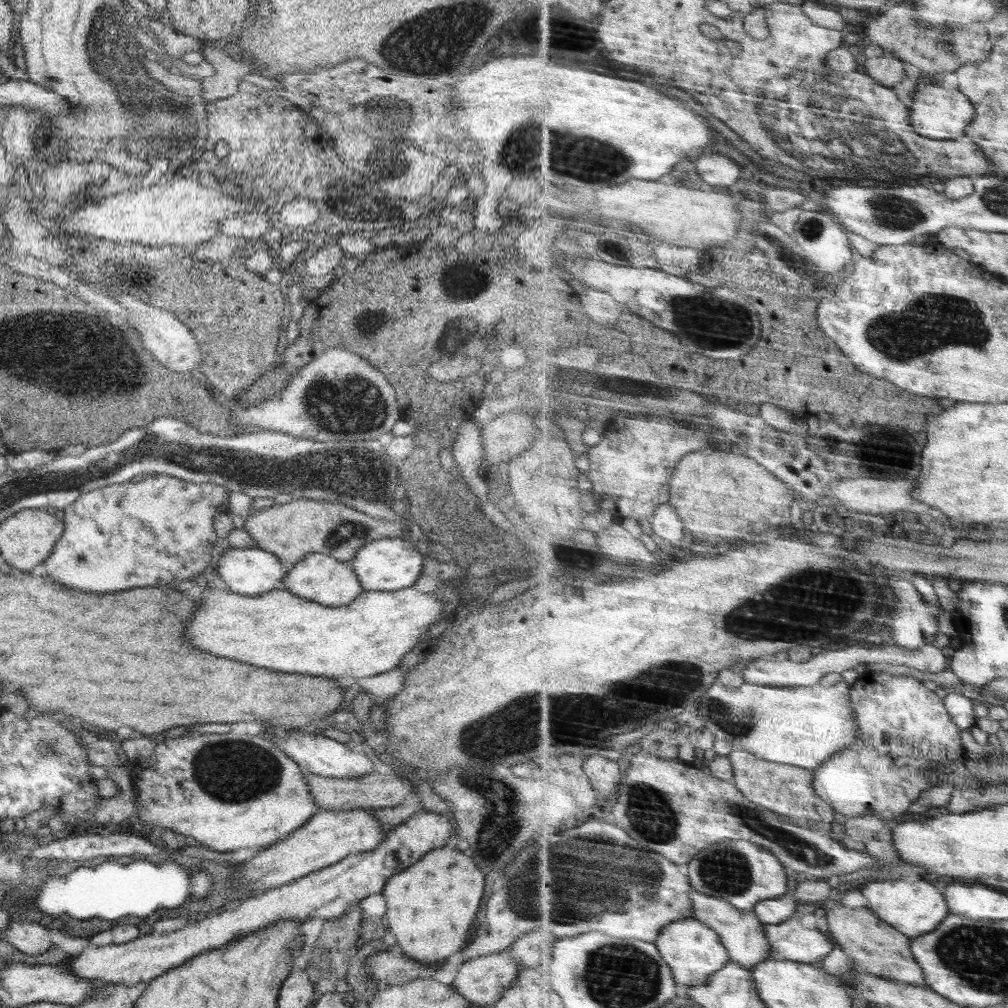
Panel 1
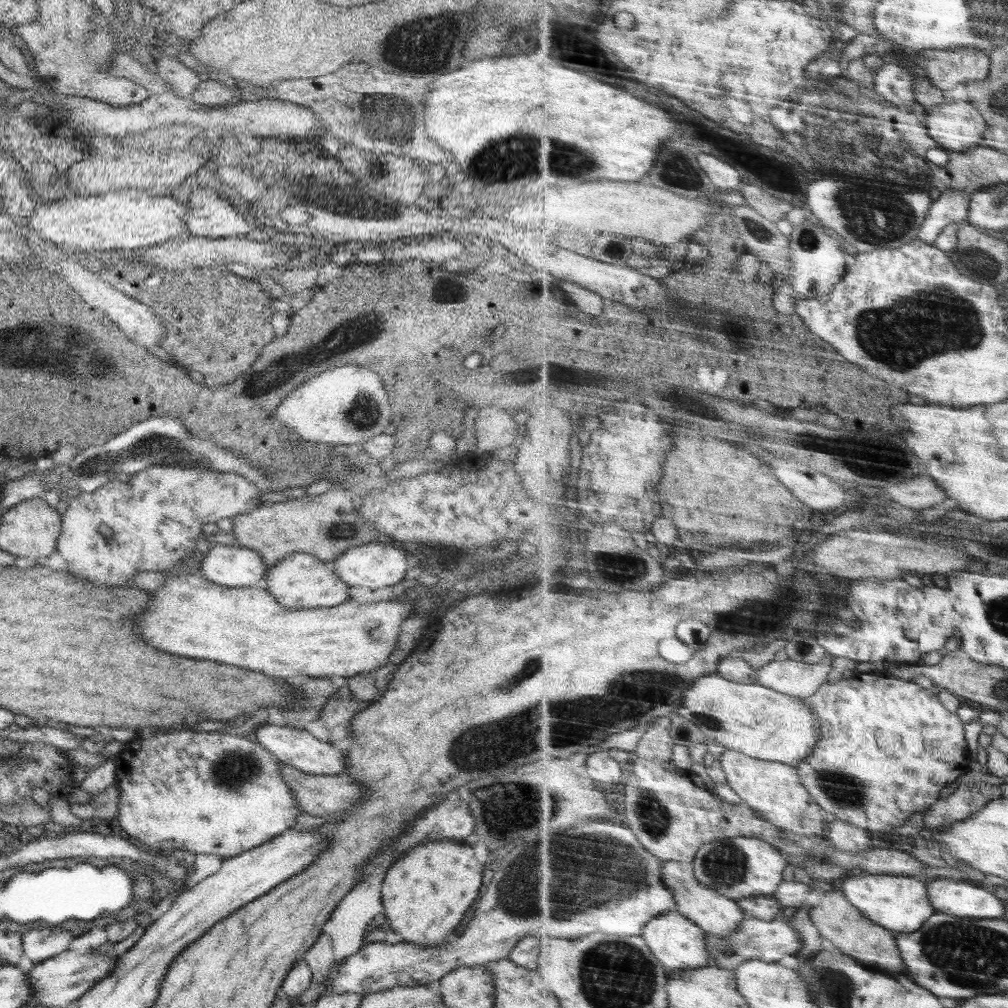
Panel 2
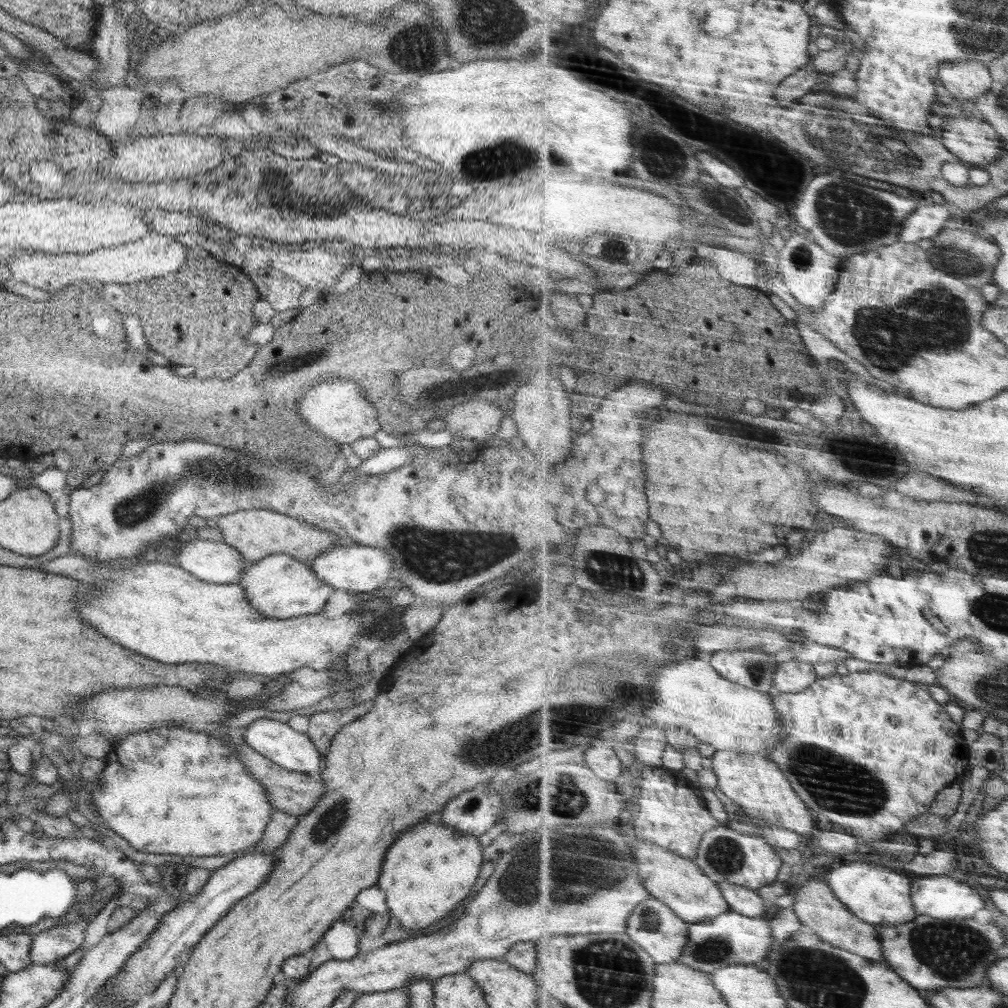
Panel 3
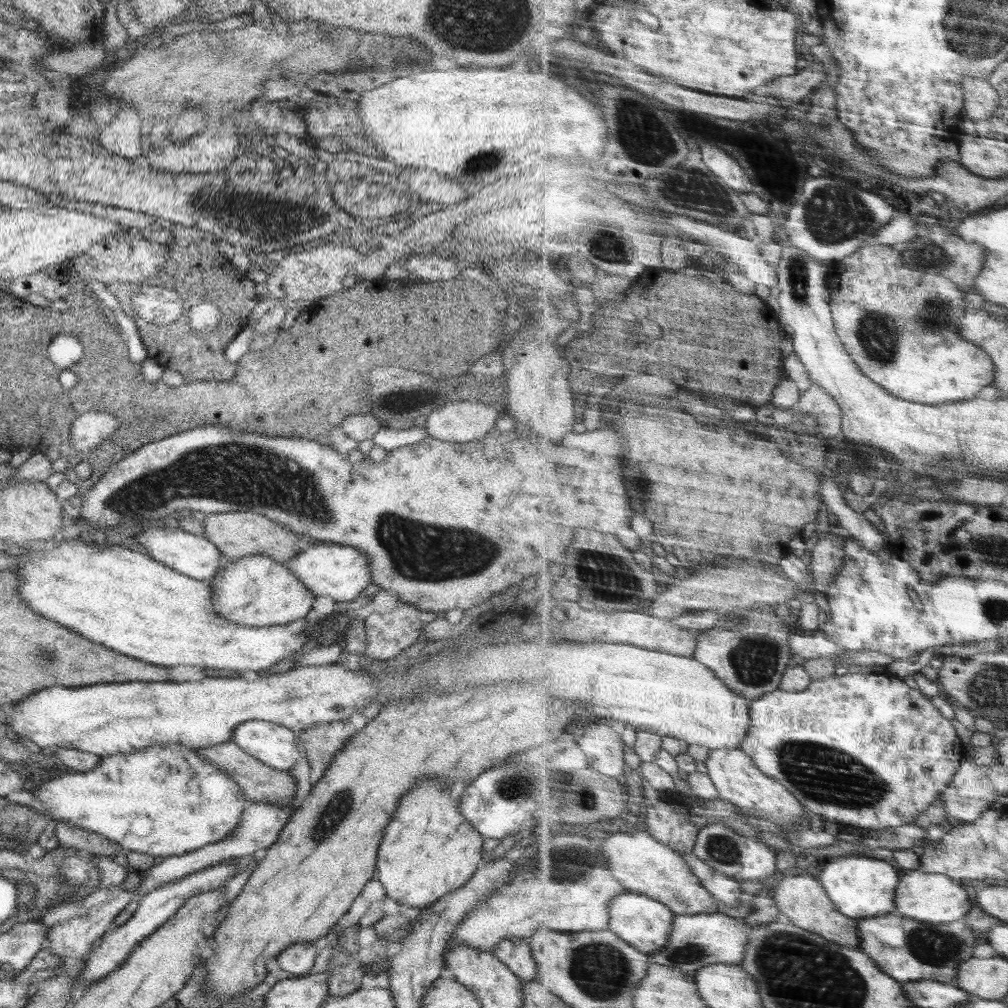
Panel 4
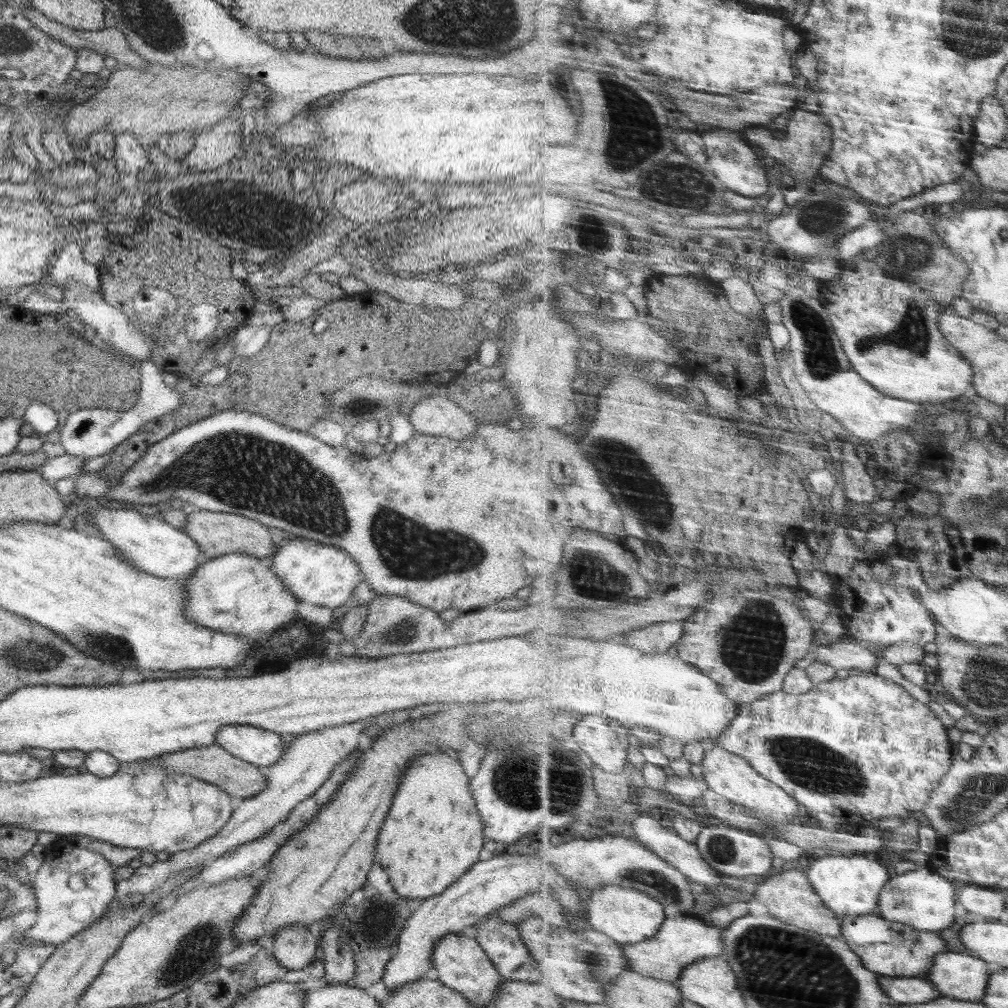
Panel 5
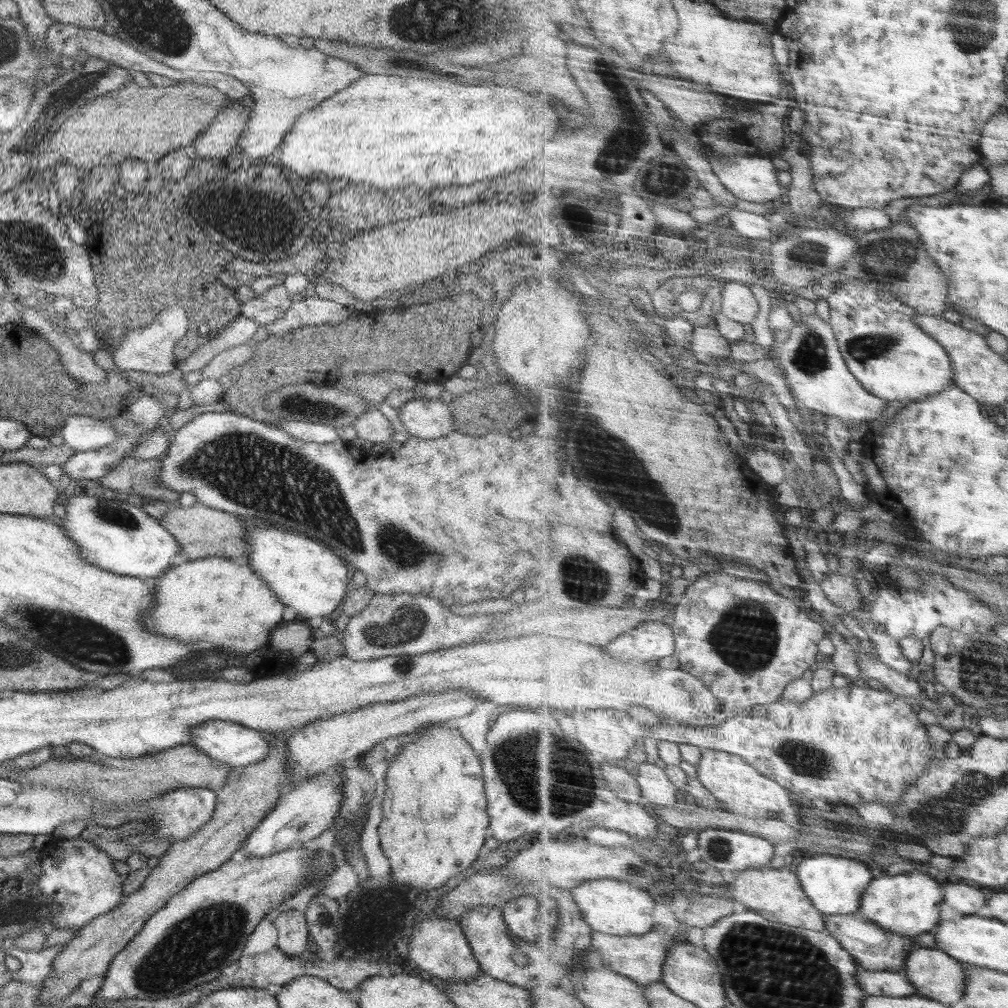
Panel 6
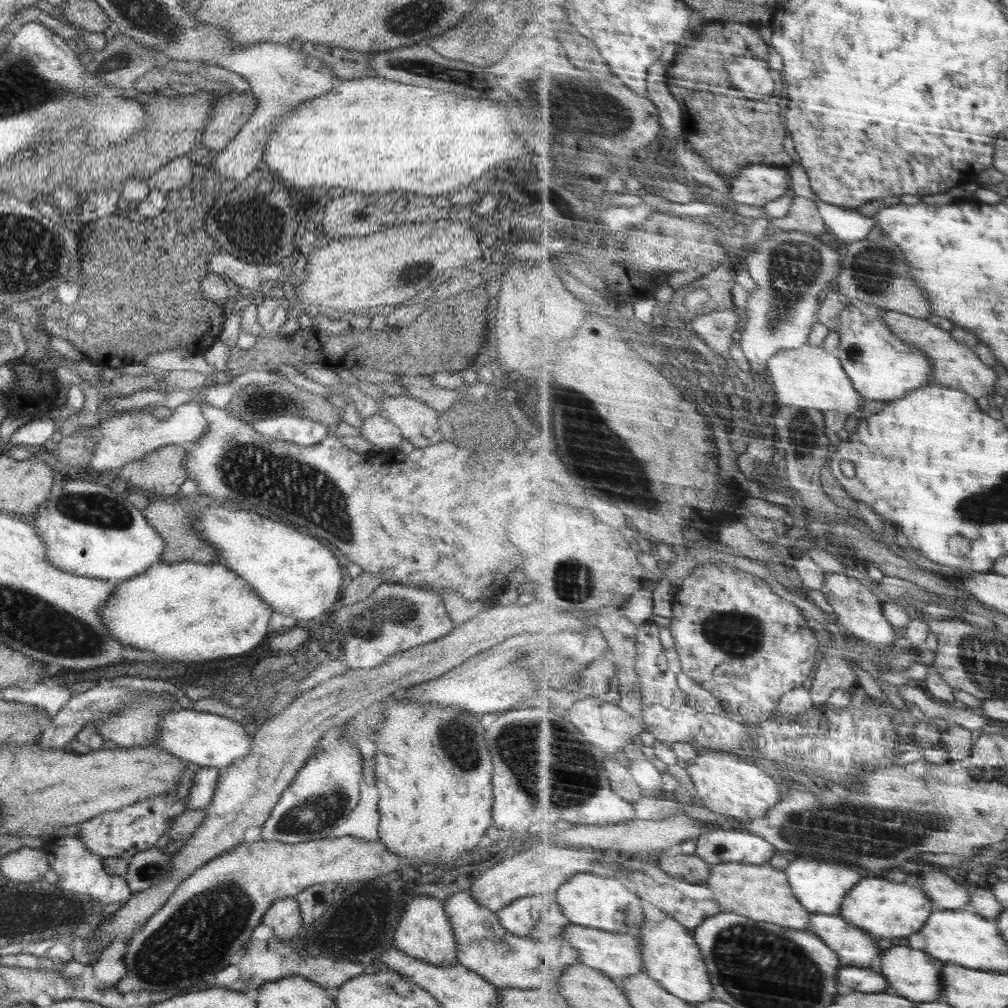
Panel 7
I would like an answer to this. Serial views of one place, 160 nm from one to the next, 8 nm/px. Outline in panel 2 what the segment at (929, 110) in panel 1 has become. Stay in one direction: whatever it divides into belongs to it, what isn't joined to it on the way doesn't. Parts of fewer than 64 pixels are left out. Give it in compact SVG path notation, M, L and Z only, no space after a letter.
M950 100L927 112L926 126L948 152L966 152L981 146L990 125L972 102Z

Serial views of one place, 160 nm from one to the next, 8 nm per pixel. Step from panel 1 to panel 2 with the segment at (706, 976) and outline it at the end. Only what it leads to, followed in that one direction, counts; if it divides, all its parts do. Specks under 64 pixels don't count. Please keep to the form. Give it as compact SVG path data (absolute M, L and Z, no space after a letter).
M677 910L665 912L664 915L652 920L642 935L650 948L653 949L654 954L662 961L662 964L665 964L670 972L670 977L678 976L681 972L690 969L701 969L709 966L709 954L711 953L708 945L709 931Z

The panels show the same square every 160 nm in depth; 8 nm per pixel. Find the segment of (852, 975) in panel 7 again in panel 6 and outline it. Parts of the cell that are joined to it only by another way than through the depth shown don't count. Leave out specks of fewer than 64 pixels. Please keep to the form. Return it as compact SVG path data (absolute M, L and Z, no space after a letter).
M860 968L860 985L872 996L907 997L917 994L917 985L904 972Z

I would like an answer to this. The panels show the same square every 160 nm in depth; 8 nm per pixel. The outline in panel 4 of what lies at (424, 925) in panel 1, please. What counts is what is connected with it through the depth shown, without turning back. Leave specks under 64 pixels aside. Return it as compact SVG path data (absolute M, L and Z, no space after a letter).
M438 778L434 780L420 780L416 788L412 788L412 792L408 792L406 796L402 796L400 804L398 804L398 810L394 812L394 822L390 821L383 832L382 840L380 841L378 852L377 852L377 863L376 870L374 871L373 879L378 880L380 884L385 888L387 896L396 900L398 904L405 904L408 906L418 907L420 910L429 907L433 902L436 902L441 896L444 896L447 892L455 891L457 888L460 888L466 885L468 880L471 880L473 874L481 867L482 864L482 841L484 837L476 832L476 829L462 816L462 813L459 811L459 799L455 799L450 795L450 788L444 786Z

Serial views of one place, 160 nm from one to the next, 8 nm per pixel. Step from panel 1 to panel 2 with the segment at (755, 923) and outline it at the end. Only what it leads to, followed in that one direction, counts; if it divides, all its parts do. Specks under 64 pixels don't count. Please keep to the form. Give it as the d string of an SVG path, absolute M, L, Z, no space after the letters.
M664 860L665 880L669 882L670 890L673 890L677 897L677 911L684 916L690 917L690 920L701 925L710 933L716 933L729 937L733 935L745 922L749 914L738 904L737 900L708 888L702 884L702 881L696 876L692 865L685 864L682 861Z

